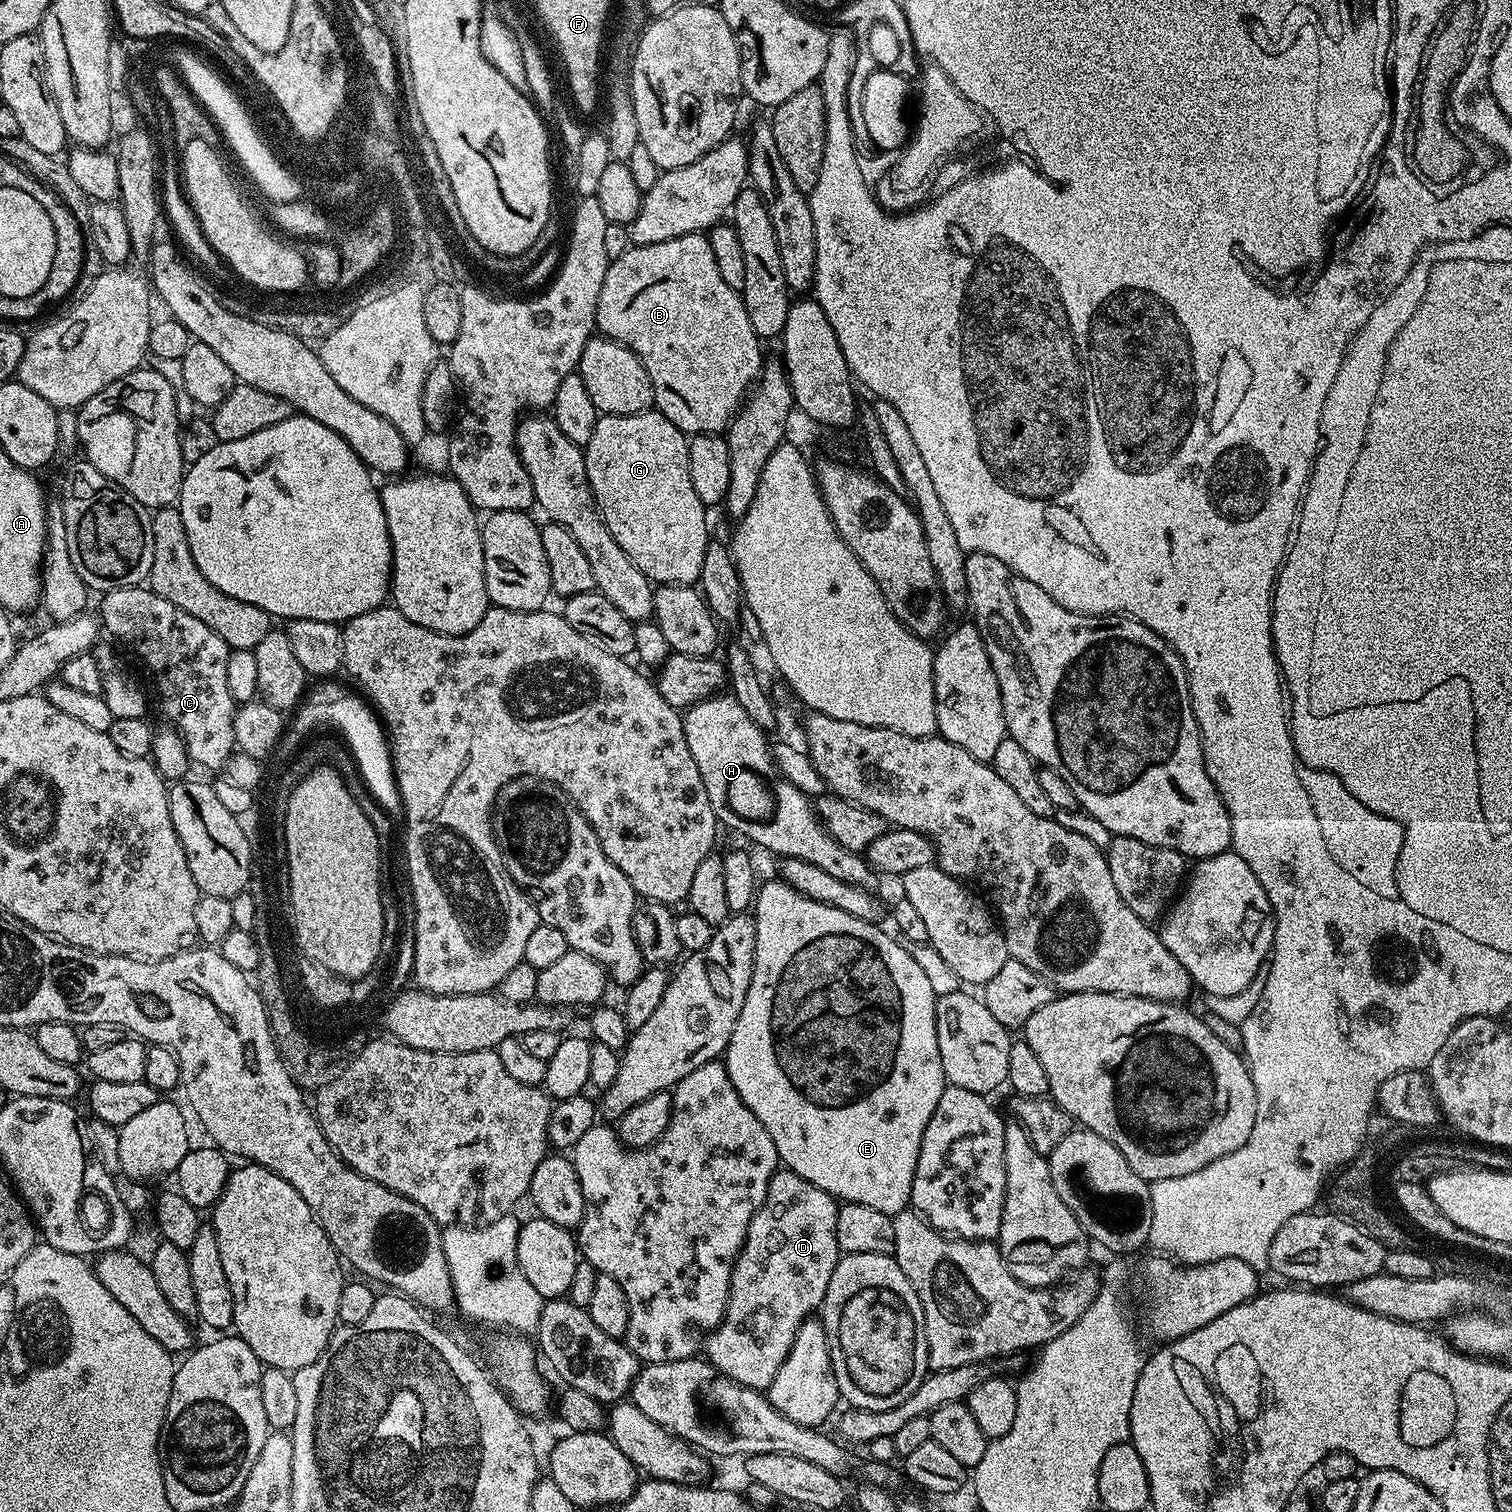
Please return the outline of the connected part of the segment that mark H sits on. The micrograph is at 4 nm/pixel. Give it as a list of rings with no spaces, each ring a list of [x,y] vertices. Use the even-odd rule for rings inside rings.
[[[717,694],[708,700],[700,700],[693,708],[683,713],[686,746],[690,746],[690,754],[694,754],[694,762],[698,762],[698,774],[702,774],[702,786],[706,786],[706,794],[710,798],[710,806],[714,810],[717,821],[736,832],[741,832],[748,840],[753,840],[760,848],[773,852],[776,858],[797,856],[806,862],[814,862],[814,866],[822,866],[826,874],[834,874],[834,878],[842,878],[842,882],[857,884],[860,888],[875,889],[877,873],[861,853],[846,850],[846,846],[838,843],[820,823],[813,801],[801,788],[794,786],[785,776],[778,774],[778,765],[773,749],[768,748],[769,737],[754,722],[750,722],[750,714],[736,701],[731,694]]]

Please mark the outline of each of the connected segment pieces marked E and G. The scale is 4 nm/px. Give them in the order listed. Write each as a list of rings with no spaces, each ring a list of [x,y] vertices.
[[[779,878],[768,880],[765,884],[763,881],[759,885],[754,901],[754,919],[756,953],[750,990],[742,1006],[742,1014],[734,1026],[734,1034],[730,1034],[726,1053],[730,1082],[734,1082],[742,1102],[746,1102],[758,1122],[766,1126],[780,1155],[780,1164],[787,1171],[806,1178],[806,1182],[826,1190],[837,1201],[862,1202],[862,1206],[871,1206],[872,1209],[882,1210],[882,1214],[893,1217],[909,1207],[922,1134],[946,1087],[936,1033],[937,989],[932,989],[932,980],[928,977],[927,970],[907,952],[909,949],[895,935],[887,936],[883,927],[867,924],[829,904],[806,898],[791,884],[786,884]]]
[[[649,410],[629,416],[601,415],[594,426],[594,434],[584,448],[586,474],[594,490],[594,498],[600,507],[614,542],[626,550],[626,558],[646,574],[646,578],[662,584],[695,585],[702,574],[702,558],[706,558],[708,516],[706,505],[690,482],[690,458],[688,457],[689,437],[670,418],[662,413]]]

